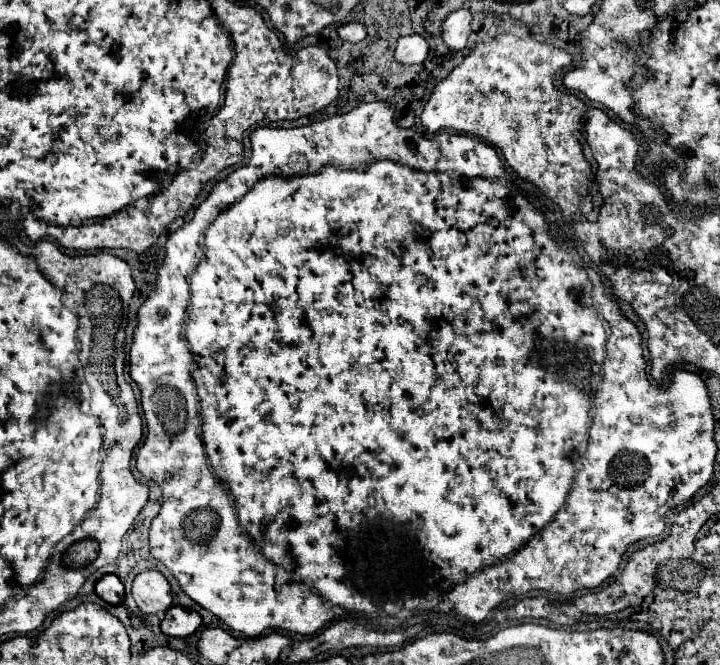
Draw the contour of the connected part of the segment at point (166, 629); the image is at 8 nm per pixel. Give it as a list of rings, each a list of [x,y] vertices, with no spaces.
[[[172,606],[166,610],[164,618],[162,618],[162,632],[168,636],[190,636],[198,630],[198,626],[202,624],[202,618],[198,612],[186,610],[182,606]]]

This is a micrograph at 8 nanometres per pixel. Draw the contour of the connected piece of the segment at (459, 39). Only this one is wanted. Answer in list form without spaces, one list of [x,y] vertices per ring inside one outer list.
[[[456,10],[448,14],[442,24],[442,40],[448,44],[450,50],[464,50],[468,44],[468,36],[472,34],[470,28],[472,14],[468,10]]]

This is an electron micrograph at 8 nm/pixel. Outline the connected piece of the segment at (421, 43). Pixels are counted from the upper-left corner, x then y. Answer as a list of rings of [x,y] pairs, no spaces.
[[[410,34],[410,36],[402,36],[398,40],[394,58],[400,64],[408,66],[408,64],[422,64],[426,54],[428,54],[428,42],[418,34]]]

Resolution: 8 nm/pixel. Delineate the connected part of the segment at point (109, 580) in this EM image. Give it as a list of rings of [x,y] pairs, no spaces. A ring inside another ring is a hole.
[[[106,574],[102,576],[98,582],[96,582],[96,588],[94,588],[96,596],[100,596],[104,602],[108,604],[120,604],[124,600],[124,586],[120,582],[118,576],[114,574]]]

